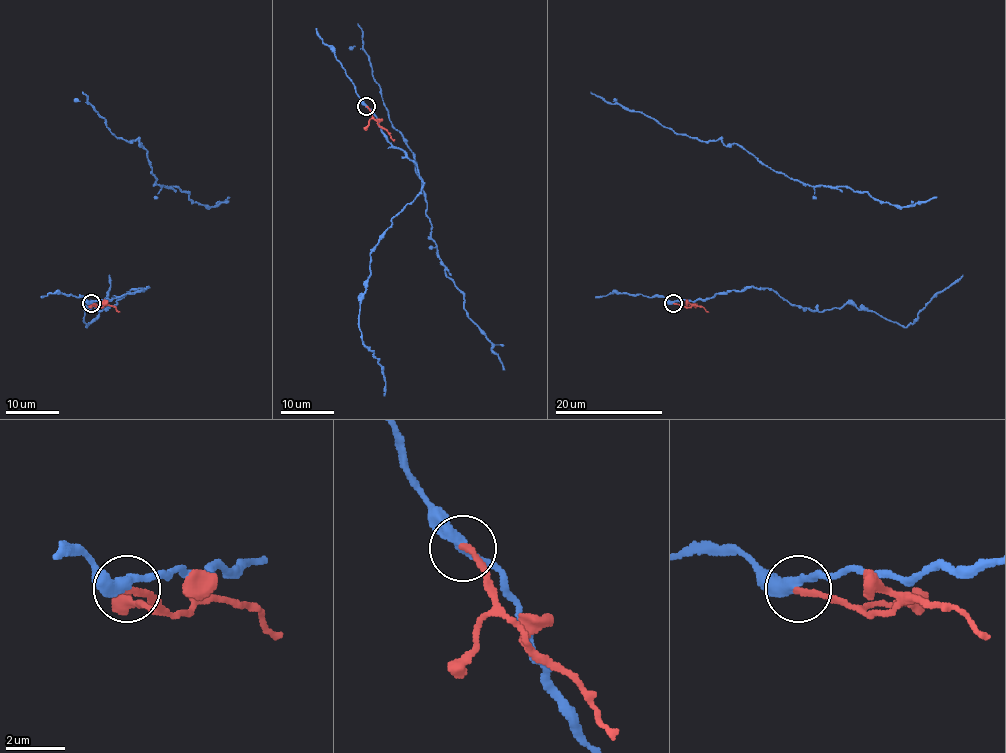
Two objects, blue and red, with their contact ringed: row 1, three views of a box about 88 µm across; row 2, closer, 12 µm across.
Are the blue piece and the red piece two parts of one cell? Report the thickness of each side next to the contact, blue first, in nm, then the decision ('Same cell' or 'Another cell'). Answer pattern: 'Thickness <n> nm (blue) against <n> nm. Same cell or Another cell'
Thickness 360 nm (blue) against 220 nm. Another cell

